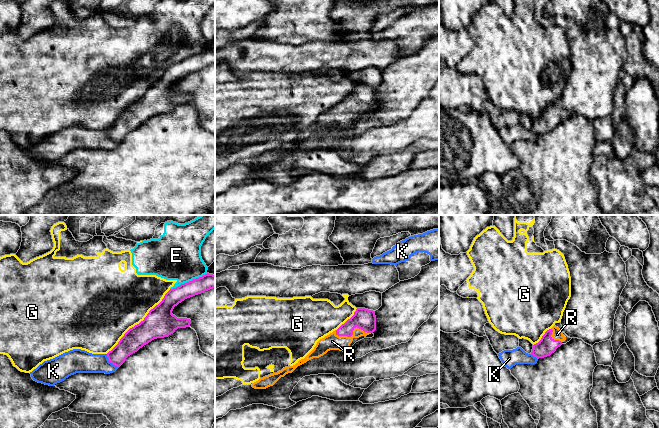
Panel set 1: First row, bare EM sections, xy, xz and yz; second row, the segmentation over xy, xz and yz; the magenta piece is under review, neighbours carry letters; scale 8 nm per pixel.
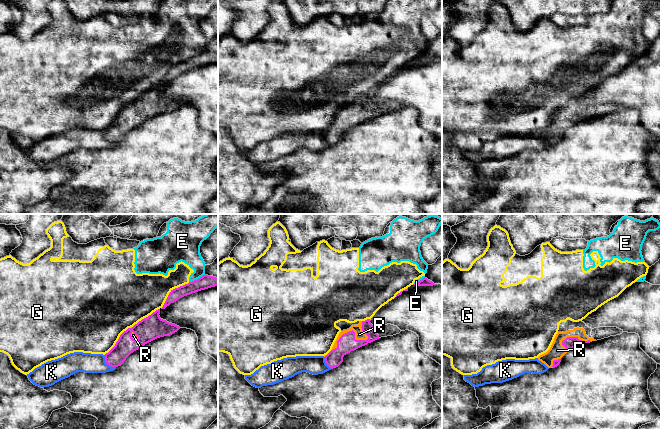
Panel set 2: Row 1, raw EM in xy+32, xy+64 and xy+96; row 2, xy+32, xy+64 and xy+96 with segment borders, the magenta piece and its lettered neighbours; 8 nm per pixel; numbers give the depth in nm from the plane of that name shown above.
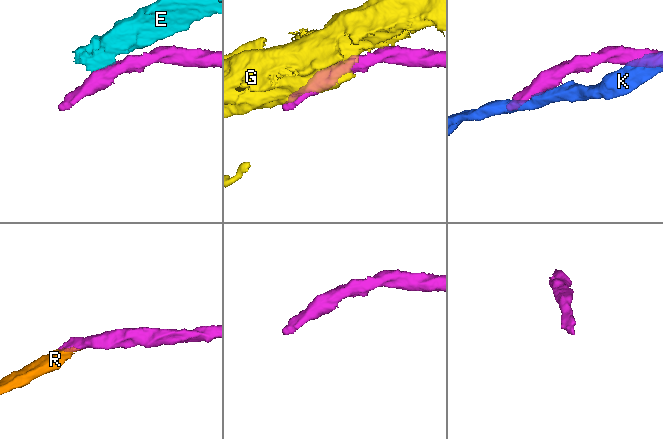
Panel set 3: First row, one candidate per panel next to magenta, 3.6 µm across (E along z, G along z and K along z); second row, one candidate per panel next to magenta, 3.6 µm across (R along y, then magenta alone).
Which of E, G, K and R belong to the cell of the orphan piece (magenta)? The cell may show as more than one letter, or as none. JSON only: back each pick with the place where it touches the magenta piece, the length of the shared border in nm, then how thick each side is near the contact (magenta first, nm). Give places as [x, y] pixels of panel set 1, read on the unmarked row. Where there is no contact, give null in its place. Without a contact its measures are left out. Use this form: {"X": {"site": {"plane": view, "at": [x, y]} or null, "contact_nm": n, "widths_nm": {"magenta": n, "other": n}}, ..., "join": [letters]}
{"R": {"site": {"plane": "xz", "at": [352, 109]}, "contact_nm": 280, "widths_nm": {"magenta": 170, "other": 130}}, "join": ["R"]}

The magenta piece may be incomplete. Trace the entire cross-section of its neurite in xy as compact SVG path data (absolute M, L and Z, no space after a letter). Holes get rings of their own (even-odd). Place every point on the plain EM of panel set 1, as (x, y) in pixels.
M207 49L202 53L170 65L162 77L149 87L144 96L130 104L118 120L107 129L109 138L119 144L128 132L152 116L168 113L178 104L189 103L191 96L177 94L173 91L174 83L187 74L213 64L215 64L215 51Z

